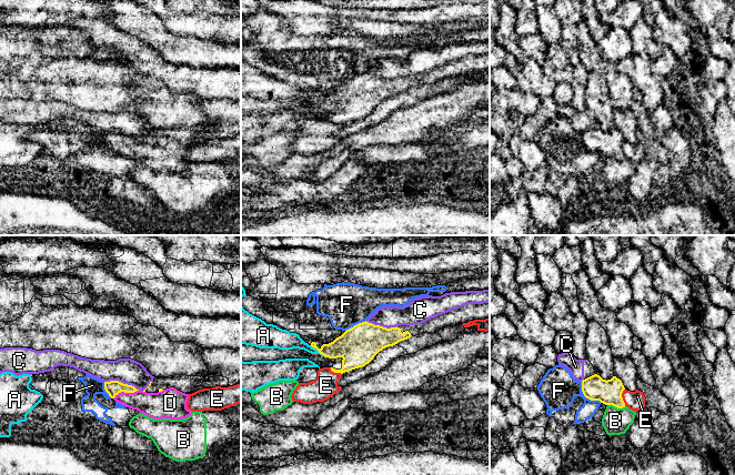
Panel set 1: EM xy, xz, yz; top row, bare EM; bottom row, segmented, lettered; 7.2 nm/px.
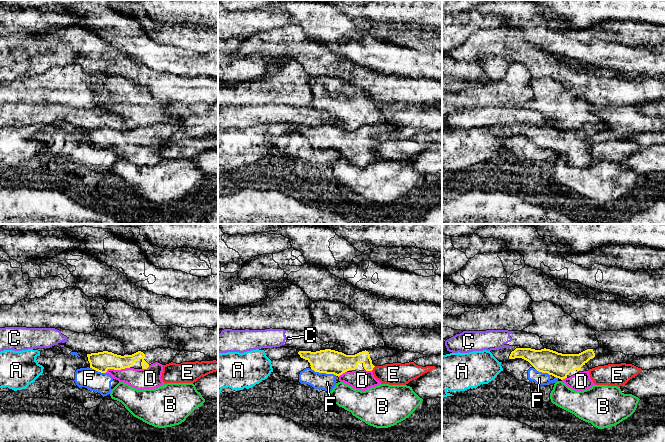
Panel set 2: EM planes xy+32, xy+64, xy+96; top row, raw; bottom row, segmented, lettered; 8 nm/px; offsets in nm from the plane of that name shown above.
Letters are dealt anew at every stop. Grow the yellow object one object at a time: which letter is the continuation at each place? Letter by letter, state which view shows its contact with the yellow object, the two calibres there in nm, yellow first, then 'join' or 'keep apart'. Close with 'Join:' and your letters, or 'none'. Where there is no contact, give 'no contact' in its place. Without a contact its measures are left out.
A: meets yellow in xz; 220 nm thick on the yellow side, 140 nm on the other; join
B: meets yellow in yz; 180 nm thick on the yellow side, 190 nm on the other; keep apart
C: meets yellow in xy; 110 nm thick on the yellow side, 190 nm on the other; keep apart
D: meets yellow in xy; 110 nm thick on the yellow side, 190 nm on the other; join
E: meets yellow in yz; 180 nm thick on the yellow side, 140 nm on the other; keep apart
F: meets yellow in yz; 180 nm thick on the yellow side, 260 nm on the other; keep apart
Join: A, D

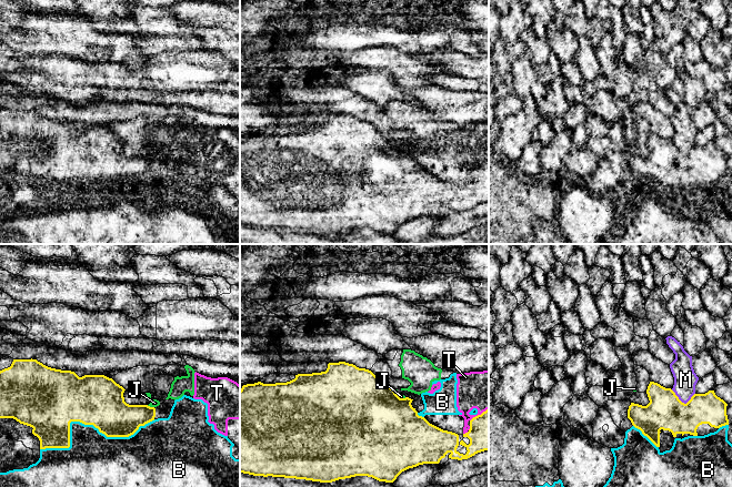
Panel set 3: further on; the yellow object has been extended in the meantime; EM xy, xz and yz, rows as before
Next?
B: meets yellow in xy; 360 nm thick on the yellow side, 360 nm on the other; keep apart
J: meets yellow in xz; 500 nm thick on the yellow side, 30 nm on the other; keep apart
M: meets yellow in yz; 260 nm thick on the yellow side, 160 nm on the other; keep apart
T: meets yellow in xz; 280 nm thick on the yellow side, 160 nm on the other; keep apart
Join: none

